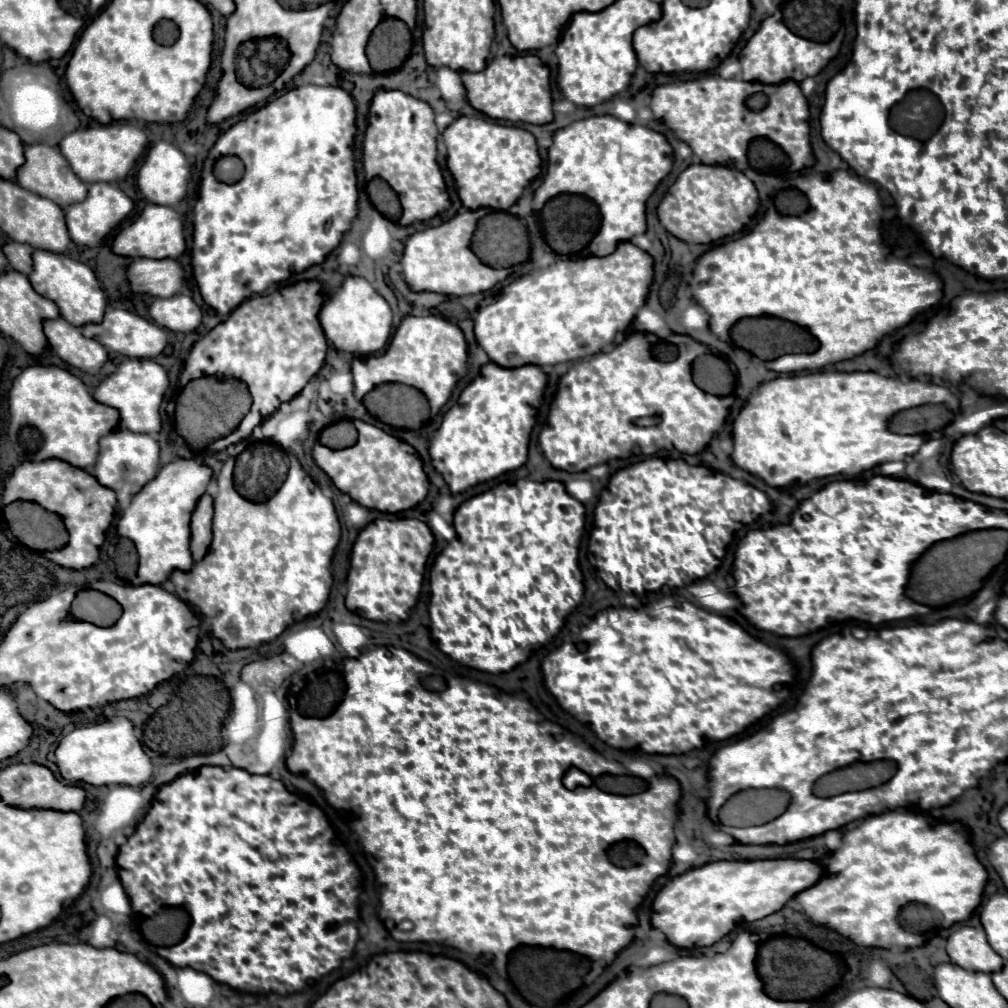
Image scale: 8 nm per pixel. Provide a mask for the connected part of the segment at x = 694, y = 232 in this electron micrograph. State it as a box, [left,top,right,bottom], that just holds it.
[656,164,758,244]

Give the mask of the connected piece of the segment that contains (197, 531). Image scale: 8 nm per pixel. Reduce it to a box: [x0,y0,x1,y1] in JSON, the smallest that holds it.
[190,494,212,562]

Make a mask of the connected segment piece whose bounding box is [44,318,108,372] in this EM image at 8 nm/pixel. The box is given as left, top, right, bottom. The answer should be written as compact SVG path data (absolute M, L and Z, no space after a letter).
M64 318L44 320L44 334L50 350L78 370L98 372L108 358L108 352L102 344L82 336L82 332Z

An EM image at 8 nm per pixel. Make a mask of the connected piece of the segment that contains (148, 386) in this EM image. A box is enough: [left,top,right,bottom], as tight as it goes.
[92,360,168,434]

